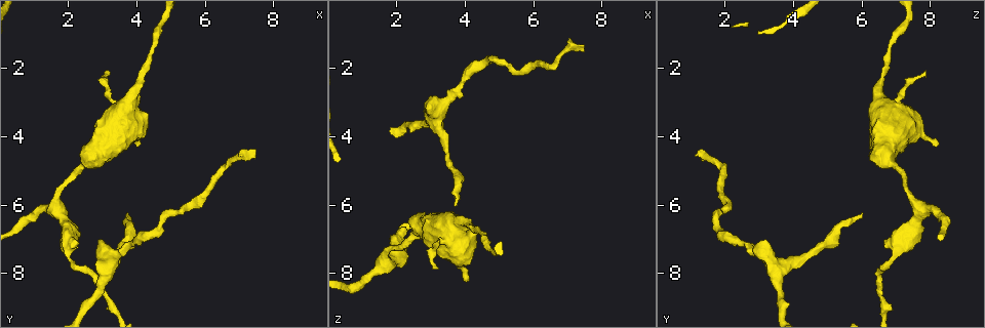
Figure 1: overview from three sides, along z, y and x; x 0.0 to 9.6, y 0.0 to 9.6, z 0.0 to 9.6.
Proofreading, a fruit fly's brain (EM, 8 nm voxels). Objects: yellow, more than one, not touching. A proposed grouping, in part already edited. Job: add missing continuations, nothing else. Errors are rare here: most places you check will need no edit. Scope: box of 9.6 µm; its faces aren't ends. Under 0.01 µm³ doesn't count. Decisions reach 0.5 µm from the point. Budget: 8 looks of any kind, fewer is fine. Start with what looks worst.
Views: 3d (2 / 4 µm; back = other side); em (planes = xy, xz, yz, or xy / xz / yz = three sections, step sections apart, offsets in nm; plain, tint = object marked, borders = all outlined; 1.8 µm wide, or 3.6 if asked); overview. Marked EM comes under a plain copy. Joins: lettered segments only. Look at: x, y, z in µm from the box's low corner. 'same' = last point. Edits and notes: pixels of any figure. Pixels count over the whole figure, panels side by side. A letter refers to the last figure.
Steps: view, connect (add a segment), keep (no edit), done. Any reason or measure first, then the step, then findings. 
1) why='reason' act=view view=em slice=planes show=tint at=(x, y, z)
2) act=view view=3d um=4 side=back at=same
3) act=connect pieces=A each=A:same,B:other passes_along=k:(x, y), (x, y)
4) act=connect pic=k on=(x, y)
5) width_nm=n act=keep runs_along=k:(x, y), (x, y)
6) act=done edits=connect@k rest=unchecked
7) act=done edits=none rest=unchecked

why='free end' act=view view=em slice=planes show=borders at=(3.75, 6.30, 6.05)

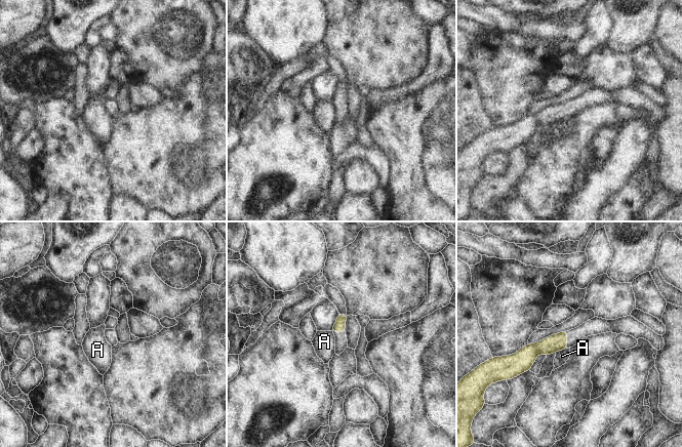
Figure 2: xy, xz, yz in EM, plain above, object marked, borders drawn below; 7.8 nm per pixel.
longest_contact=A:100nm act=keep each=A:other runs_along=2:(564, 333), (519, 368) found='no lettered segment goes on from it'

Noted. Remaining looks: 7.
why='thin end' act=view view=3d um=2 at=(7.50, 4.60, 1.55)

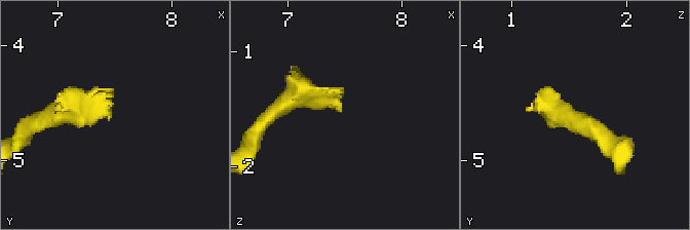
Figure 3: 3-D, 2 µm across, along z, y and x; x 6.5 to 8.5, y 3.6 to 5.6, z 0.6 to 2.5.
why='shape alone is not enough' act=view view=em slice=planes show=tint at=(7.46, 4.64, 1.52)

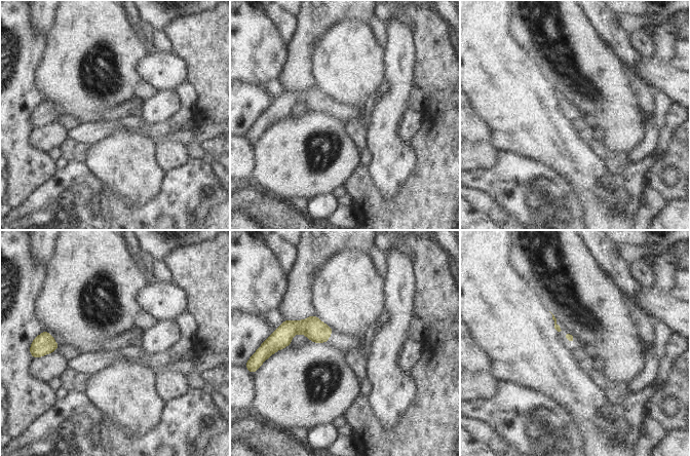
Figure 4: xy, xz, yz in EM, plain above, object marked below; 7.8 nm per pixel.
why='see the neighbours' act=view view=em slice=planes show=borders at=same

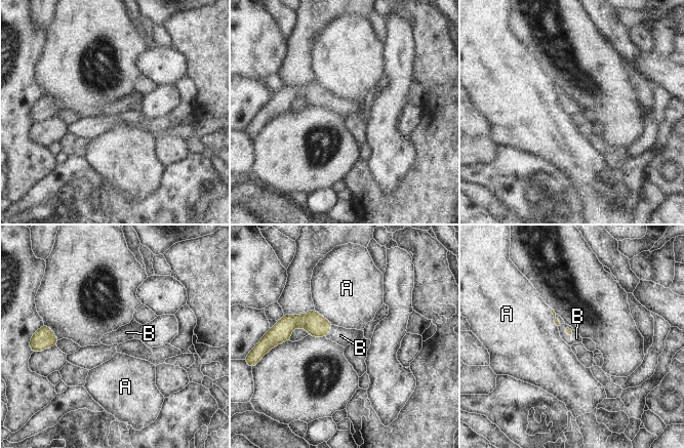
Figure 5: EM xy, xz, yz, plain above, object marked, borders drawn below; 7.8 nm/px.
act=connect pieces=B each=A:other,B:same passes_along=5:(570, 332), (568, 335), (576, 338) found='the neuron continues'

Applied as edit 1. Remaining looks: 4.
act=done edits=connect@5 rest=unchecked

